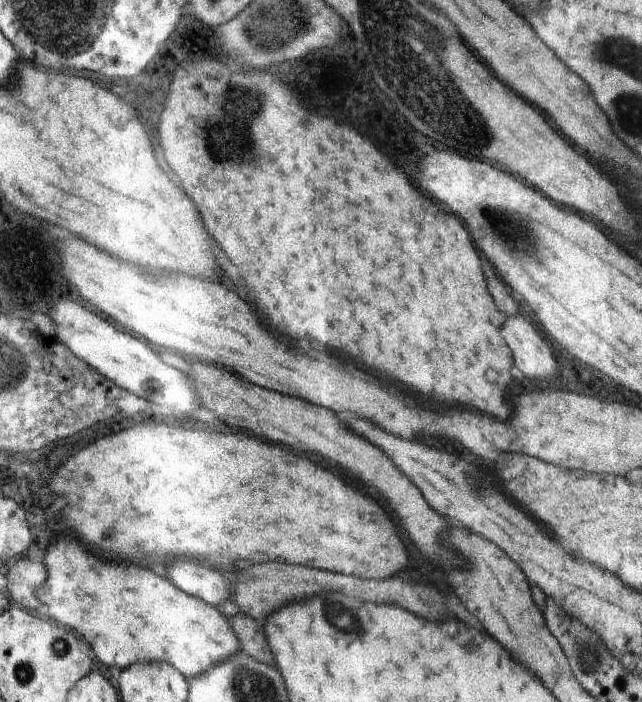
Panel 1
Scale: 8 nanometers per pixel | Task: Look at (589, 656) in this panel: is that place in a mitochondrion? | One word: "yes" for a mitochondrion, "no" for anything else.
yes

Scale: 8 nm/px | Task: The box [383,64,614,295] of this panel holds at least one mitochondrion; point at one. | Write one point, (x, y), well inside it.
(498, 219)

